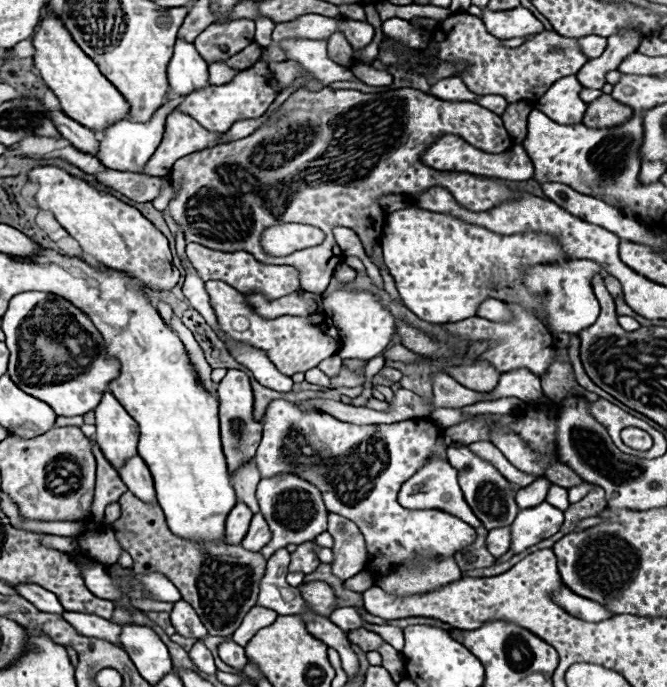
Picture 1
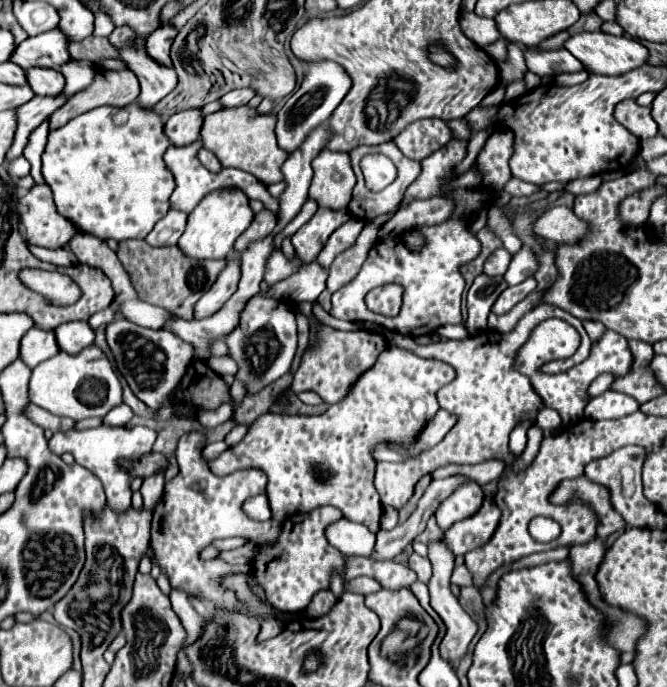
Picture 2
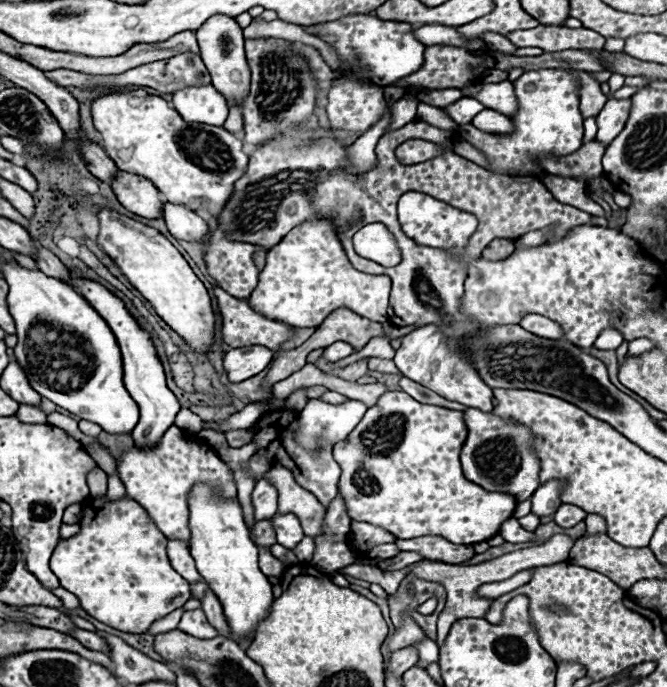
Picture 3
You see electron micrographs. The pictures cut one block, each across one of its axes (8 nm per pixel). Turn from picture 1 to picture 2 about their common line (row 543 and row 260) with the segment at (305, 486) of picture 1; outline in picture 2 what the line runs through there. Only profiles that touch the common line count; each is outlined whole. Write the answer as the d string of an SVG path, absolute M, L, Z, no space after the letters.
M274 250L268 264L266 264L266 274L264 274L264 280L268 286L296 274L300 268L304 266L302 260L298 260L298 254L294 254L292 258L288 258L282 250Z

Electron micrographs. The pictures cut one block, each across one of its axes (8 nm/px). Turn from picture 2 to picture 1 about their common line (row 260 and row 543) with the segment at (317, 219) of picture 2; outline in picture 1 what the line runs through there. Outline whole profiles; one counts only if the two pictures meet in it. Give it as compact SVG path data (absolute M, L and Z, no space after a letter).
M314 542L300 544L292 552L292 562L290 562L290 572L302 572L302 574L312 574L320 566L318 556L314 554Z

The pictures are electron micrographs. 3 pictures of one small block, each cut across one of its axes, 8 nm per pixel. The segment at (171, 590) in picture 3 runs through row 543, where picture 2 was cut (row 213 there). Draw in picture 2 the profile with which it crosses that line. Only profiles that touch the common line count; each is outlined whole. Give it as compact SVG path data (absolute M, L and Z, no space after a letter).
M132 104L130 118L124 126L114 126L114 106L98 106L92 112L84 112L72 118L58 130L48 134L48 144L42 154L42 176L54 194L58 212L74 222L80 232L88 232L100 240L128 240L144 238L154 224L170 210L170 194L174 190L174 178L164 166L164 152L170 146L164 136L164 124L154 110L144 110Z

